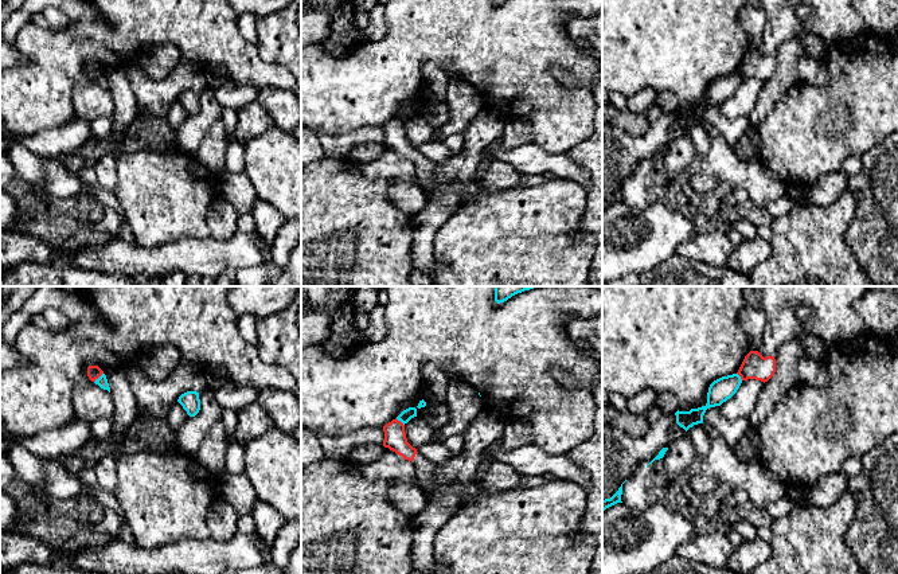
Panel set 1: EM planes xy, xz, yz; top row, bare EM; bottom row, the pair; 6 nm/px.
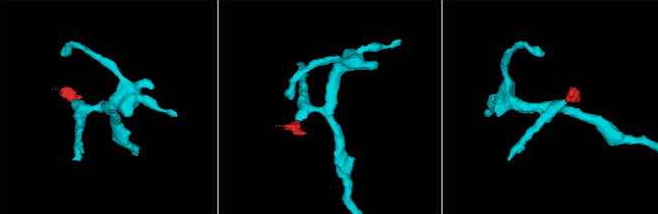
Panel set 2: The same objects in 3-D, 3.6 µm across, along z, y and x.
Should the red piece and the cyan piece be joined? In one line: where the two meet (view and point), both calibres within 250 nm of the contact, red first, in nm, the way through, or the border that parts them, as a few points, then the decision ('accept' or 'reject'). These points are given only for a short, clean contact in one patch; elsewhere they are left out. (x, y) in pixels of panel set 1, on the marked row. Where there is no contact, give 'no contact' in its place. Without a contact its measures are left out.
meets red in xy at (98, 377); 80 nm thick on the red side, 60 nm on the other; border along xy (102, 373), (94, 382); reject

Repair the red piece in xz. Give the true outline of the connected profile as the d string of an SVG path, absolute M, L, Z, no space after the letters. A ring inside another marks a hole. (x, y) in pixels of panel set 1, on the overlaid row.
M393 419L383 426L383 432L383 446L415 465L419 487L427 497L426 508L413 518L413 567L423 574L436 574L432 543L437 531L458 511L462 487L458 483L438 485L434 483L434 464L407 442L405 425L401 421Z

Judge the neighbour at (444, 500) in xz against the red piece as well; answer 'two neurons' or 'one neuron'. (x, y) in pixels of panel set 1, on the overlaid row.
one neuron

